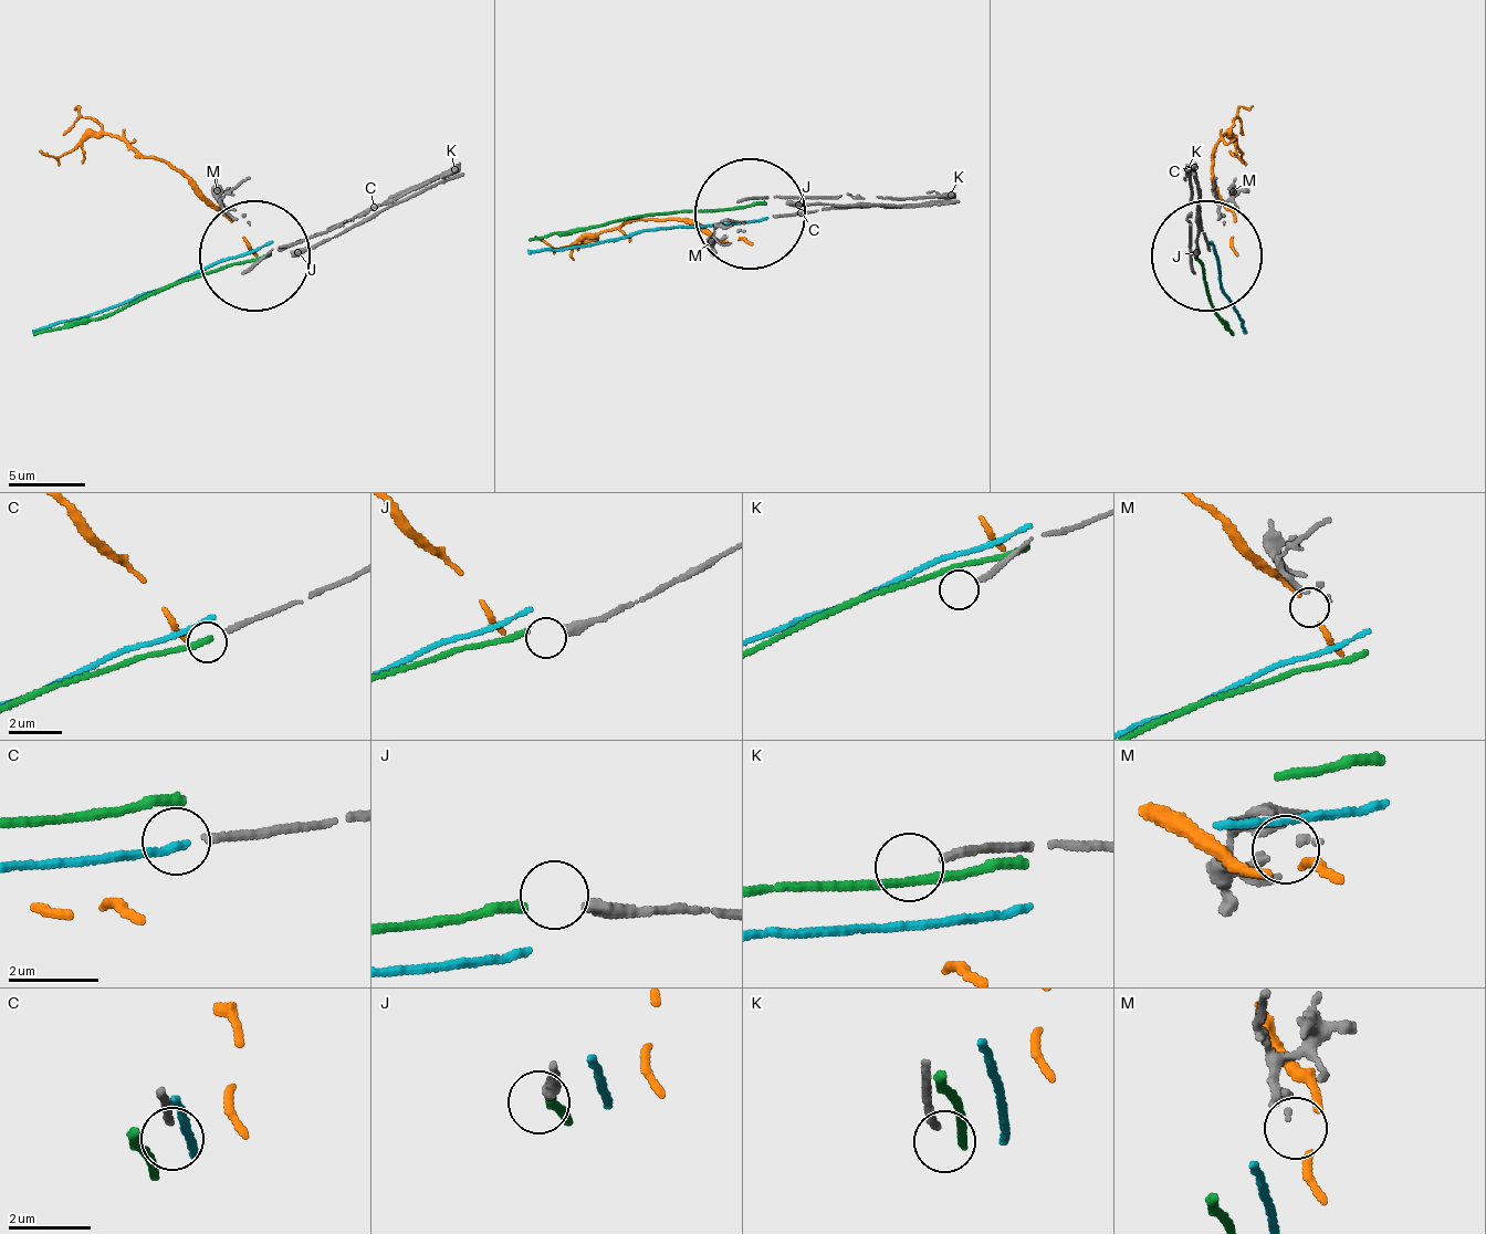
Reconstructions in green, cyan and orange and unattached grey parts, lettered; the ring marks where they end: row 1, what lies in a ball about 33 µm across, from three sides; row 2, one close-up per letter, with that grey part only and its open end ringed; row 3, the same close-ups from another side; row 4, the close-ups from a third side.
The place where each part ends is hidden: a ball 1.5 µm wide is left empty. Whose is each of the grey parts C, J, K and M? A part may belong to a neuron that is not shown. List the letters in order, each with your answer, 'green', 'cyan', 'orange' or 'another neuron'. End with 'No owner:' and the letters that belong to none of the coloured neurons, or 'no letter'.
C: another neuron
J: another neuron
K: another neuron
M: another neuron
No owner: C, J, K, M

